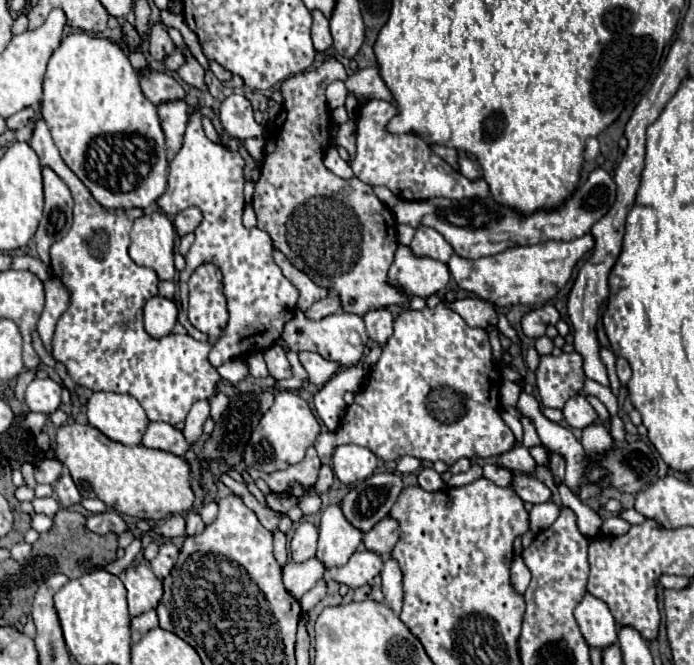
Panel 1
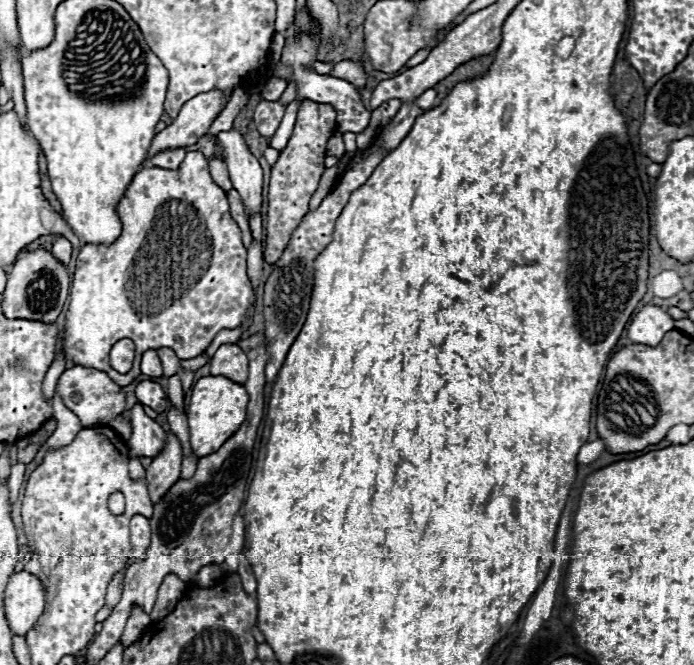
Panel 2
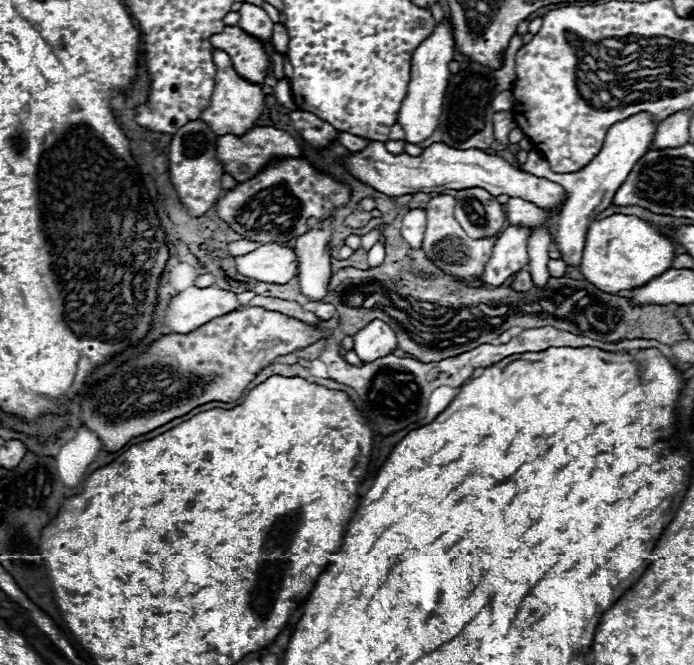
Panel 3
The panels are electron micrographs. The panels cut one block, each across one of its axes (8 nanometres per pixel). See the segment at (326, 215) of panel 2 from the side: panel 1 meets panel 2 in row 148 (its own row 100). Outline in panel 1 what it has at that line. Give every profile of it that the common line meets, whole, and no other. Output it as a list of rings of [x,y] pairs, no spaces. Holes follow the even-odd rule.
[[[368,100],[358,106],[356,110],[356,148],[358,154],[352,162],[354,176],[370,186],[386,186],[392,194],[396,194],[402,200],[430,200],[436,196],[450,198],[450,200],[462,200],[462,198],[474,198],[474,196],[488,196],[488,184],[484,180],[470,182],[466,176],[456,172],[450,164],[446,164],[440,156],[432,152],[432,148],[416,134],[390,134],[386,132],[386,122],[396,114],[396,106],[392,106],[386,100]]]

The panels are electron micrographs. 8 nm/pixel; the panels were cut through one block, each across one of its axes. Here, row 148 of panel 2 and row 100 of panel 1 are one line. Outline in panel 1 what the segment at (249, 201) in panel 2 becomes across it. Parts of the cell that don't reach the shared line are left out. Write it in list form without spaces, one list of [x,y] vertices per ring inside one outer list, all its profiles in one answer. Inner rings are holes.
[[[230,94],[222,106],[220,106],[220,120],[226,130],[222,134],[222,144],[228,142],[228,138],[262,138],[264,128],[254,120],[252,106],[242,94]]]

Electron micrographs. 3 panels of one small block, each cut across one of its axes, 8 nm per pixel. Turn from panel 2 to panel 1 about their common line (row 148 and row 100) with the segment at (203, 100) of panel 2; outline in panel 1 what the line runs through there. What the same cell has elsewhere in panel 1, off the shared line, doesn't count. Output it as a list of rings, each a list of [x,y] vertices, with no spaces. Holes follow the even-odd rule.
[[[146,66],[146,70],[142,74],[138,74],[138,80],[140,80],[140,88],[142,88],[144,96],[152,104],[162,104],[168,100],[184,98],[182,86],[166,72],[156,72],[150,66]]]

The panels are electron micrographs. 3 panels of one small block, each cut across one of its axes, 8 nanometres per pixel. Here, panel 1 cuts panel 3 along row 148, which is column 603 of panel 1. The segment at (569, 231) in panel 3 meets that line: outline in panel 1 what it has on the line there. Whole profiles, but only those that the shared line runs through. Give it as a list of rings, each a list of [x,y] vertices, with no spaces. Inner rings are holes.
[[[590,592],[584,594],[582,602],[574,610],[574,616],[588,646],[606,648],[618,642],[618,626],[608,604]]]

